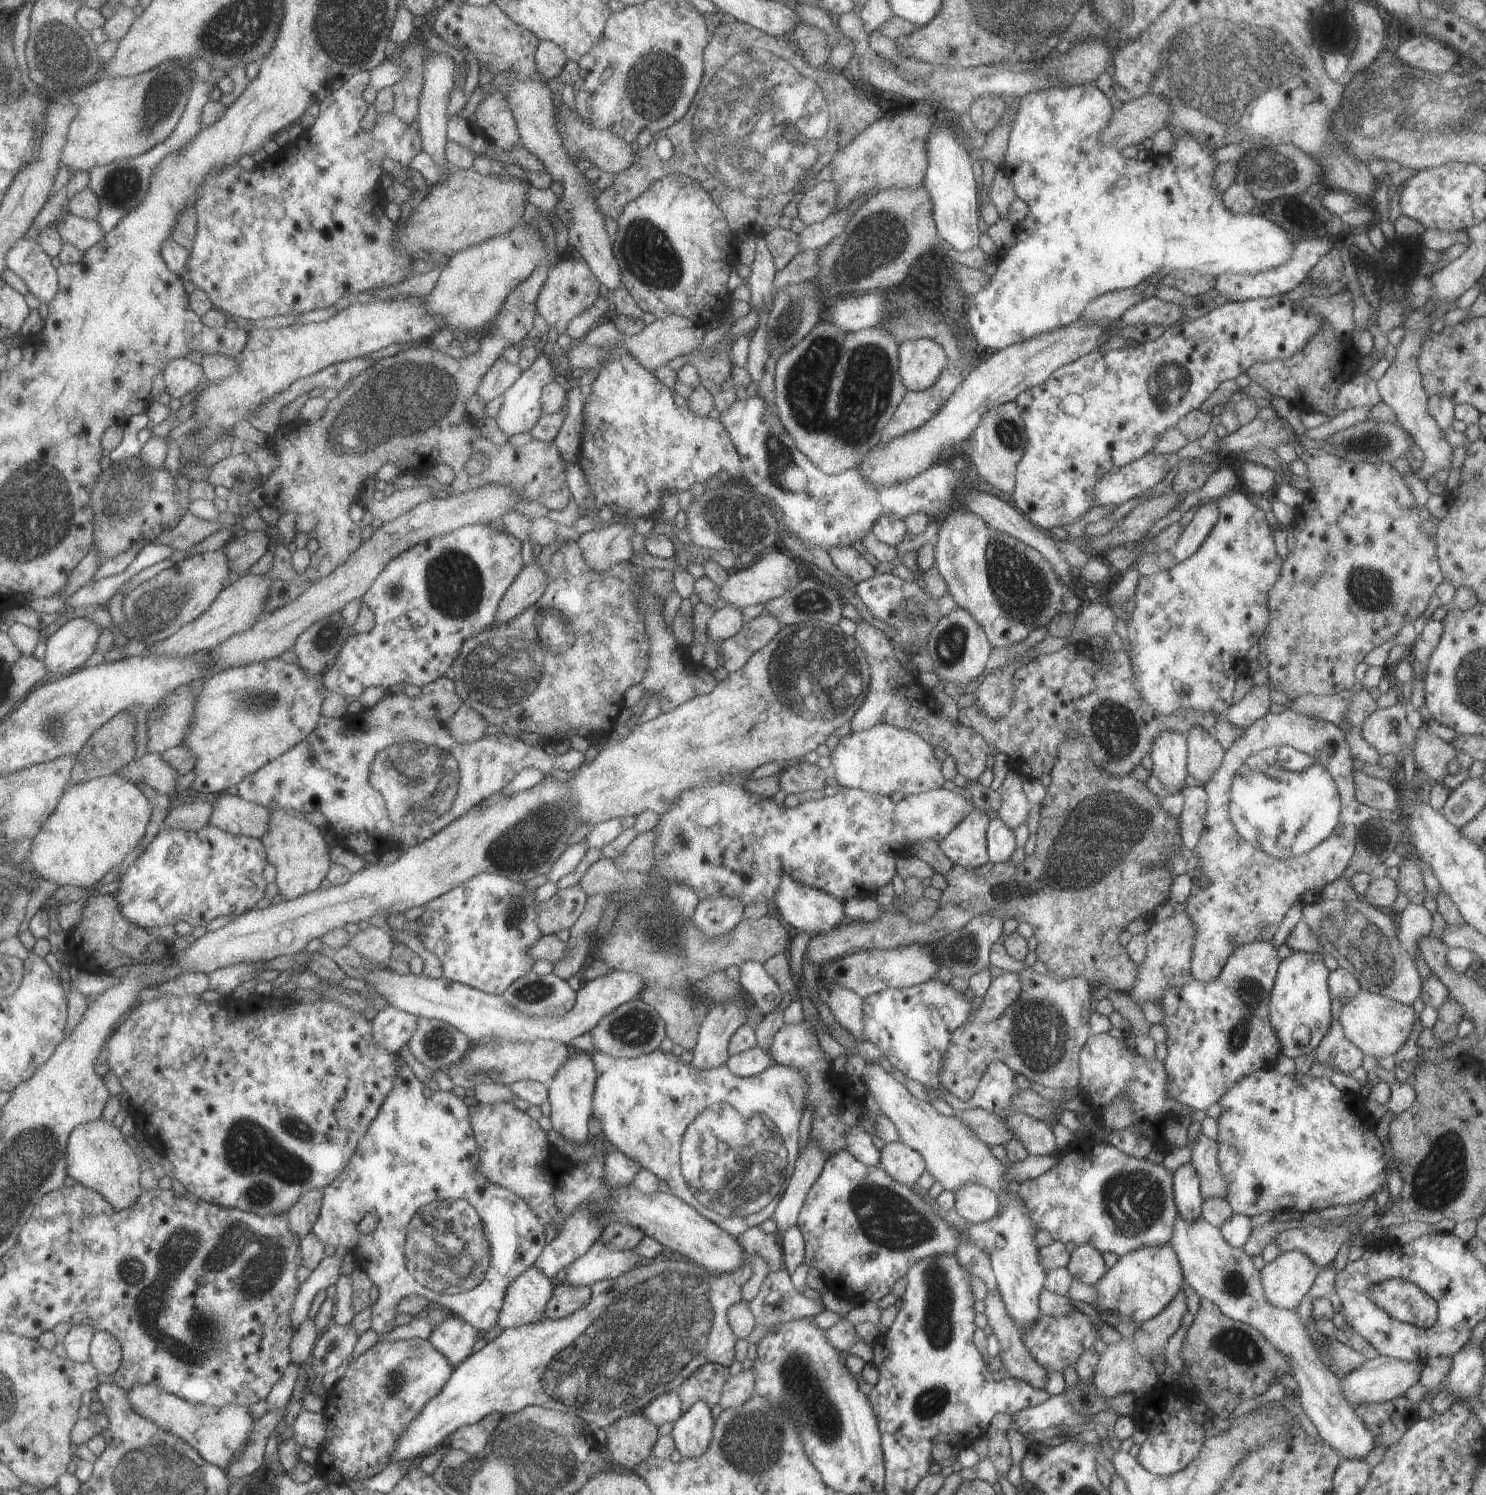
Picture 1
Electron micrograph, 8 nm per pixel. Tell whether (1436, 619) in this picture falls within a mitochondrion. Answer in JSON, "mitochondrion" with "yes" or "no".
{"mitochondrion":"no"}

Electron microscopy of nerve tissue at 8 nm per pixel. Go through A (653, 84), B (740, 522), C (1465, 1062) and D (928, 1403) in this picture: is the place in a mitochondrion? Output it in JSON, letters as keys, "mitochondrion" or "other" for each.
{"A":"mitochondrion","B":"mitochondrion","C":"other","D":"mitochondrion"}

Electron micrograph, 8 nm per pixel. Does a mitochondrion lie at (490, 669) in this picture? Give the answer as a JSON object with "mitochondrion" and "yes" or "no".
{"mitochondrion":"yes"}

